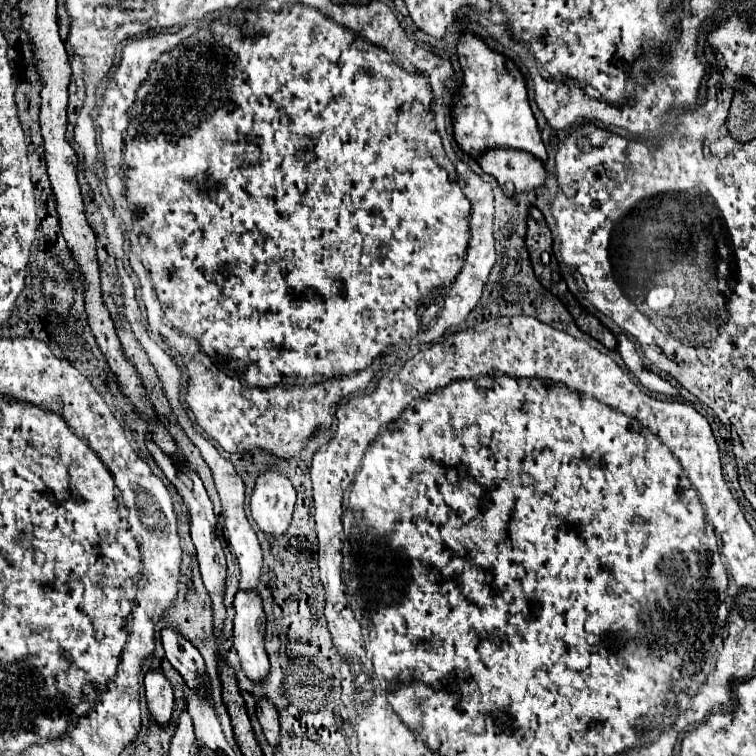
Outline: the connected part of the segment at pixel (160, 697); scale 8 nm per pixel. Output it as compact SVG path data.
M152 669L144 677L144 685L146 685L146 701L152 719L158 725L168 725L174 709L174 695L168 677L162 671Z

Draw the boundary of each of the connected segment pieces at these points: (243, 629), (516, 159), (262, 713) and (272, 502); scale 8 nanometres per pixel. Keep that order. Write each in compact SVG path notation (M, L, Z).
M238 591L234 611L234 649L238 651L244 673L252 681L260 681L268 673L268 655L264 651L266 617L260 595L256 591Z
M494 149L482 155L478 163L484 173L492 175L498 181L498 185L508 197L534 191L546 181L544 165L524 151Z
M260 697L260 699L258 699L256 715L258 715L258 721L260 721L262 729L264 729L264 735L266 735L268 743L270 743L270 745L278 745L278 733L280 733L278 711L276 711L276 707L270 703L268 697Z
M262 465L250 499L252 519L270 535L286 533L296 505L296 489L286 475L272 465Z

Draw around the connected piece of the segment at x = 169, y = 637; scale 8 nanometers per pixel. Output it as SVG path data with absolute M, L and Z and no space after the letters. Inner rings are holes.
M164 627L162 643L164 643L166 659L184 677L188 687L198 687L198 683L204 683L204 675L206 675L204 659L198 653L198 649L184 635L180 635L180 631L174 631L172 627Z

